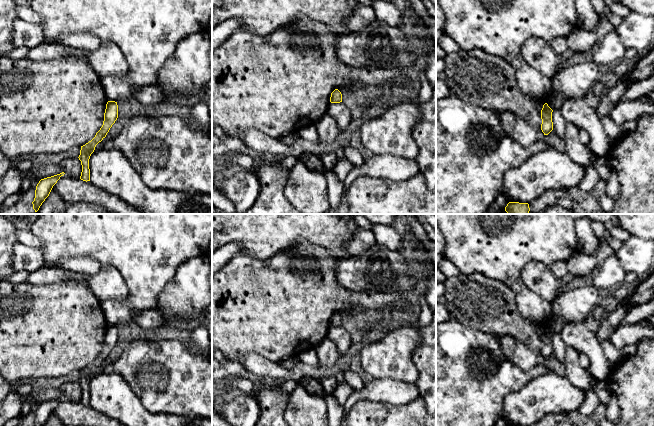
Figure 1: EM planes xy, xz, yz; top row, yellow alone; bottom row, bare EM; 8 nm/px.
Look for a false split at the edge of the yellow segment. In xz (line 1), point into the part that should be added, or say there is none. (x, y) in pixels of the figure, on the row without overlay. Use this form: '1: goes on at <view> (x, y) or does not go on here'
1: does not go on here

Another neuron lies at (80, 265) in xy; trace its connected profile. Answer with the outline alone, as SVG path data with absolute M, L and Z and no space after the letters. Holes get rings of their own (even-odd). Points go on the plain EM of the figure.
M92 257L62 258L56 267L70 270L76 274L96 274L101 268L101 263Z

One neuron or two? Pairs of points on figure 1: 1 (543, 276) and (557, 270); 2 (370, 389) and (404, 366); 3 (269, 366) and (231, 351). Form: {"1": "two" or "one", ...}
{"1": "two", "2": "two", "3": "two"}

